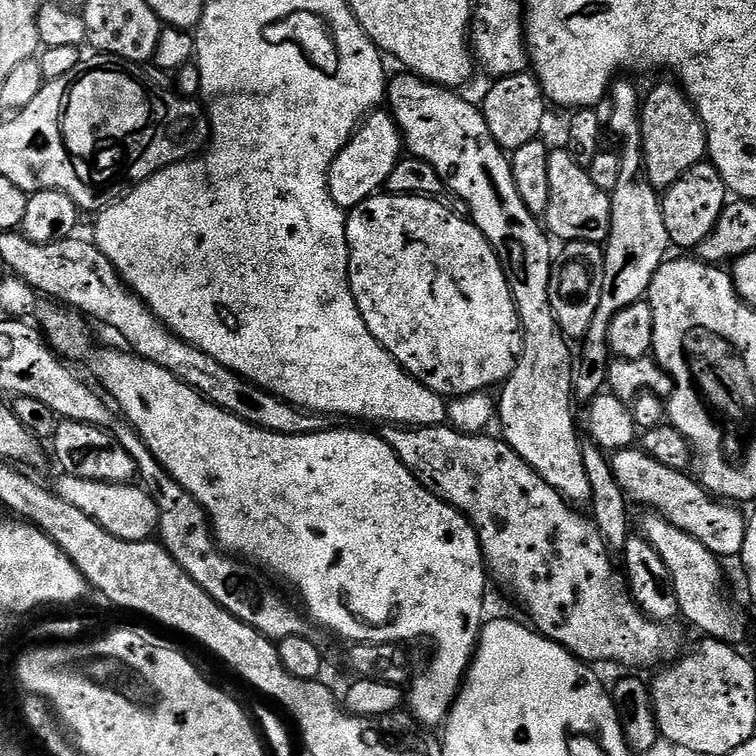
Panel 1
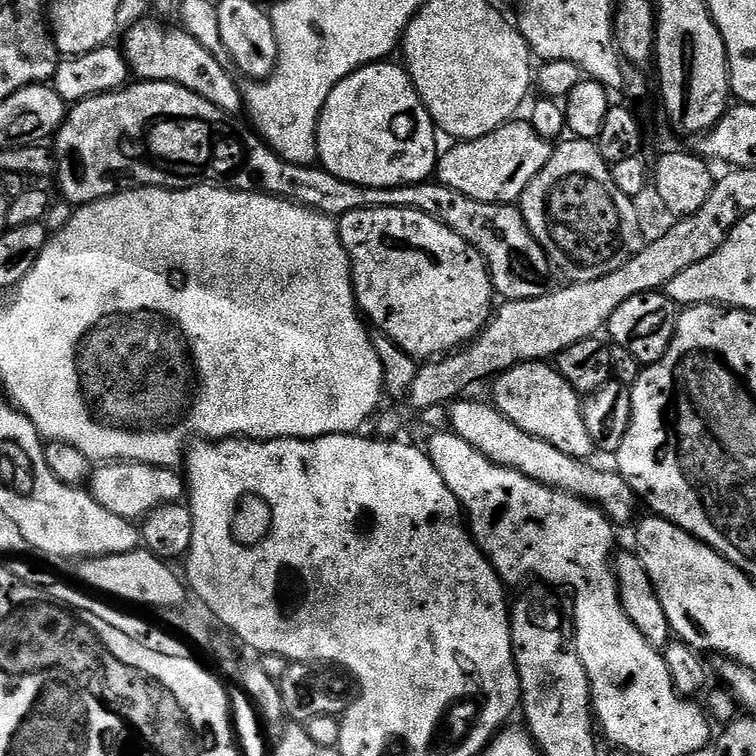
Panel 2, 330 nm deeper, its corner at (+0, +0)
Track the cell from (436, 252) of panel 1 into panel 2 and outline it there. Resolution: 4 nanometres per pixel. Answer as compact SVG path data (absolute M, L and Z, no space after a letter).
M367 208L366 210L354 210L350 214L339 217L340 237L348 251L348 257L352 263L352 288L356 291L356 302L359 311L370 321L371 327L382 335L388 336L406 354L410 354L418 362L428 362L433 358L443 357L451 354L466 344L472 343L488 325L488 321L494 315L494 289L492 287L492 277L488 274L488 265L480 256L480 251L466 243L458 233L452 228L447 228L440 220L435 220L433 216L427 216L425 212L410 210L409 208Z

